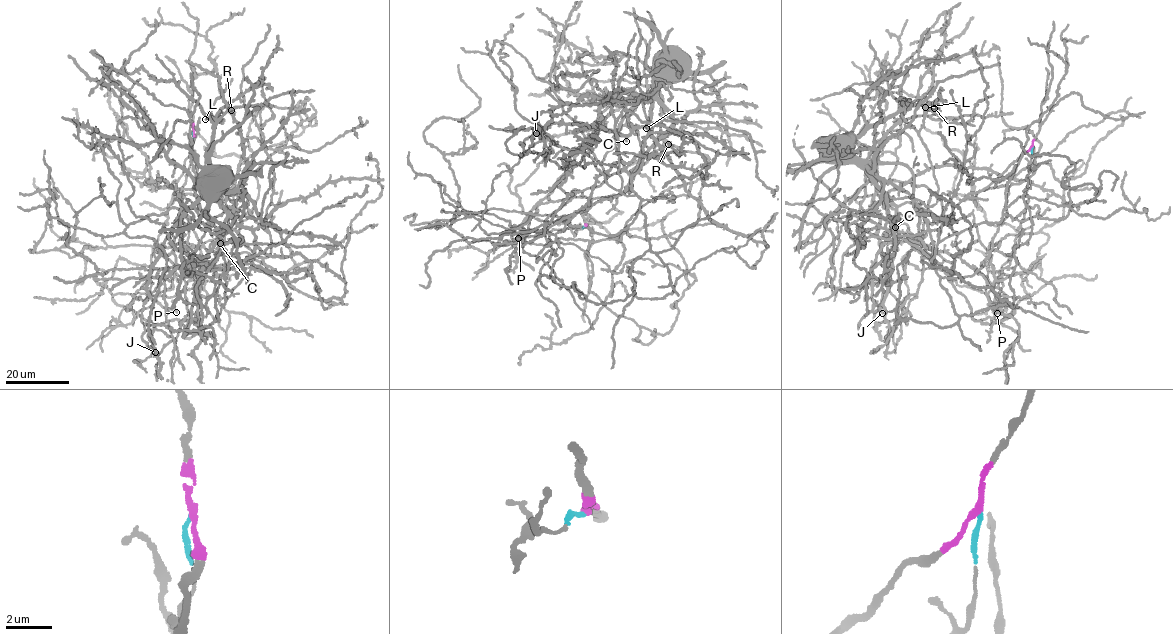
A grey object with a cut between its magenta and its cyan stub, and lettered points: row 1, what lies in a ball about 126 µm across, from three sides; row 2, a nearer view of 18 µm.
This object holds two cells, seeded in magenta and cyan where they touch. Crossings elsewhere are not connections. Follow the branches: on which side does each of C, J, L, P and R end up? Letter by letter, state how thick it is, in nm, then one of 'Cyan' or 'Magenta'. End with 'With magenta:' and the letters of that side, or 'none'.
C: Thickness 280 nm. Magenta
J: Thickness 240 nm. Magenta
L: Thickness 200 nm. Magenta
P: Thickness 320 nm. Magenta
R: Thickness 280 nm. Magenta
With magenta: C, J, L, P, R

